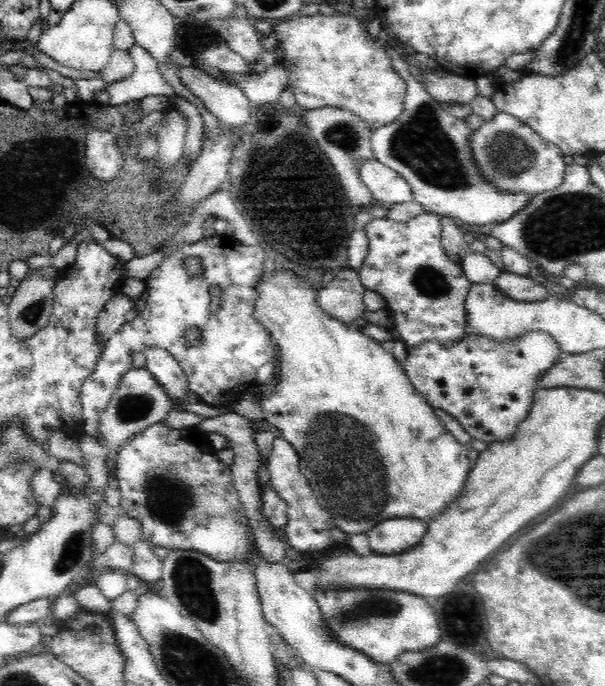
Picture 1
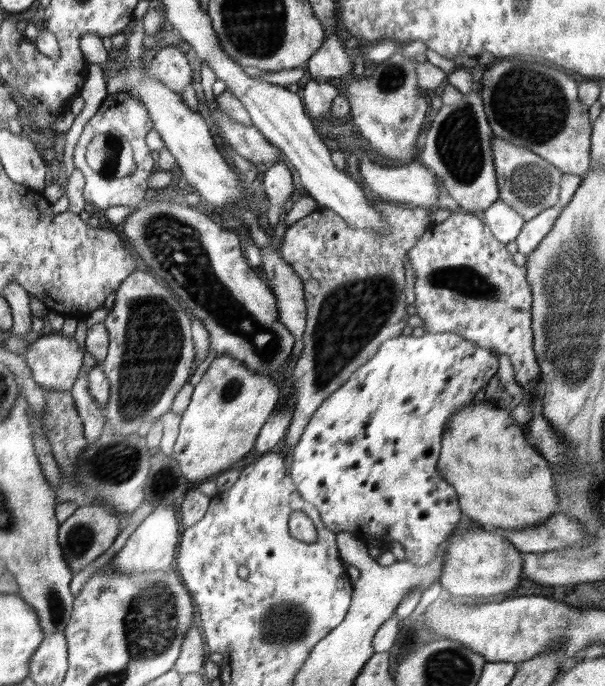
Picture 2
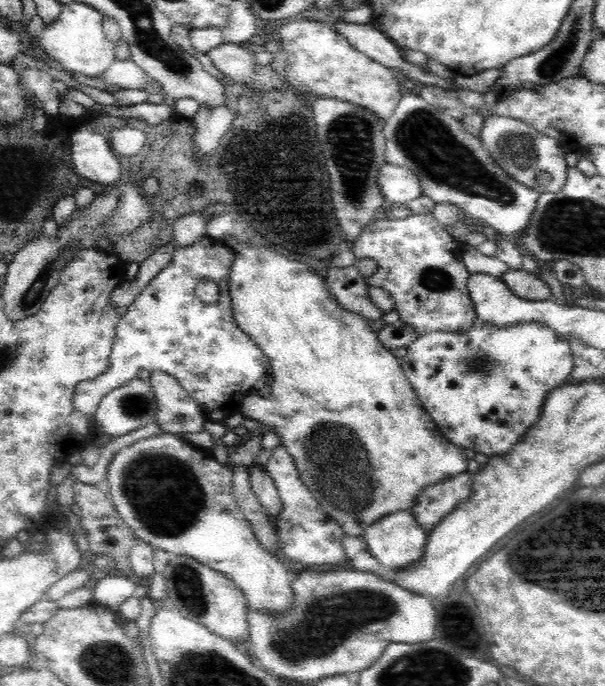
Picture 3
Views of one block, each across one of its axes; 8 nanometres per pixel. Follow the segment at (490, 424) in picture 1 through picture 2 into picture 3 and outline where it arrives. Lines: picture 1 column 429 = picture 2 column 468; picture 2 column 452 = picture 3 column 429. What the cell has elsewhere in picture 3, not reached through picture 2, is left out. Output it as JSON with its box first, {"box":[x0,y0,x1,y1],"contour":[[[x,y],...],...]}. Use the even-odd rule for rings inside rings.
{"box":[400,322,573,533],"contour":[[[476,322],[468,332],[428,332],[416,337],[400,362],[420,403],[444,436],[462,450],[469,448],[489,457],[521,442],[527,428],[540,418],[548,392],[566,384],[573,360],[568,340],[545,324],[528,322],[496,328],[487,322]],[[462,472],[448,482],[424,488],[416,496],[416,506],[410,508],[418,524],[429,533],[452,509],[472,494],[472,474]]]}

